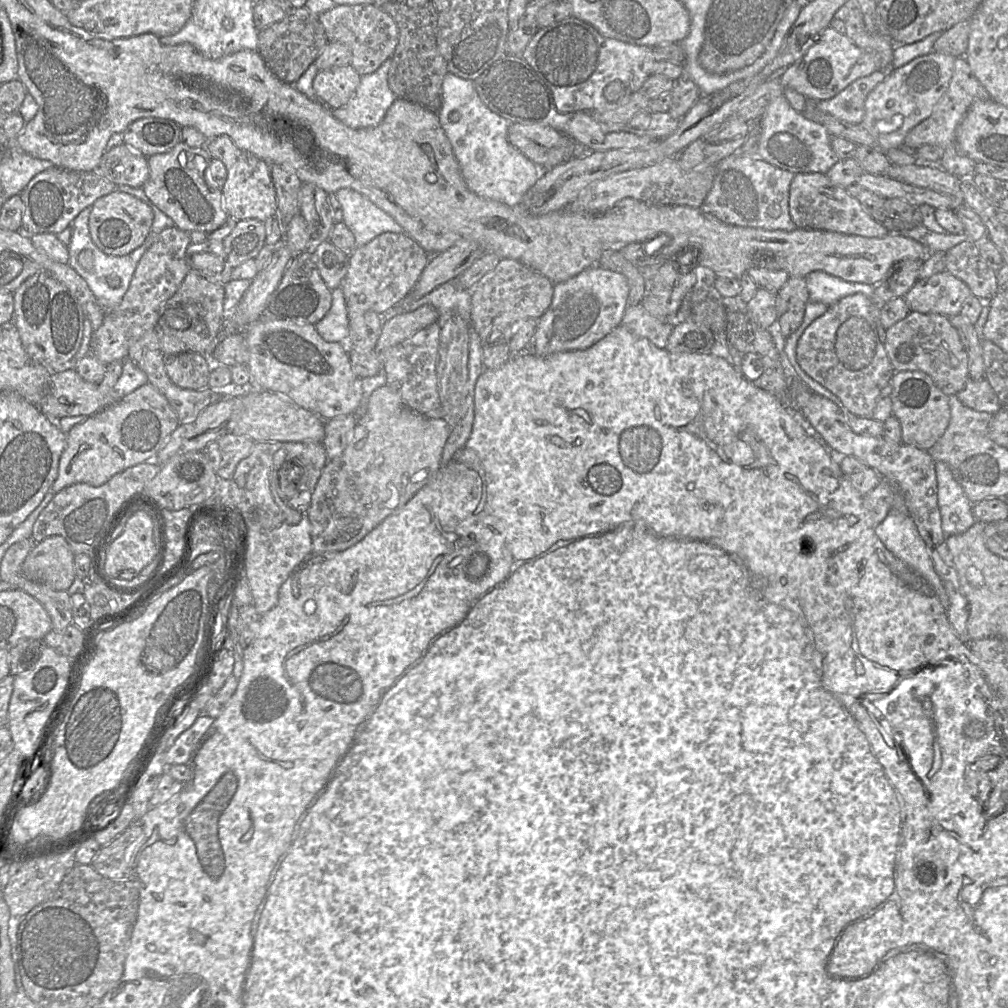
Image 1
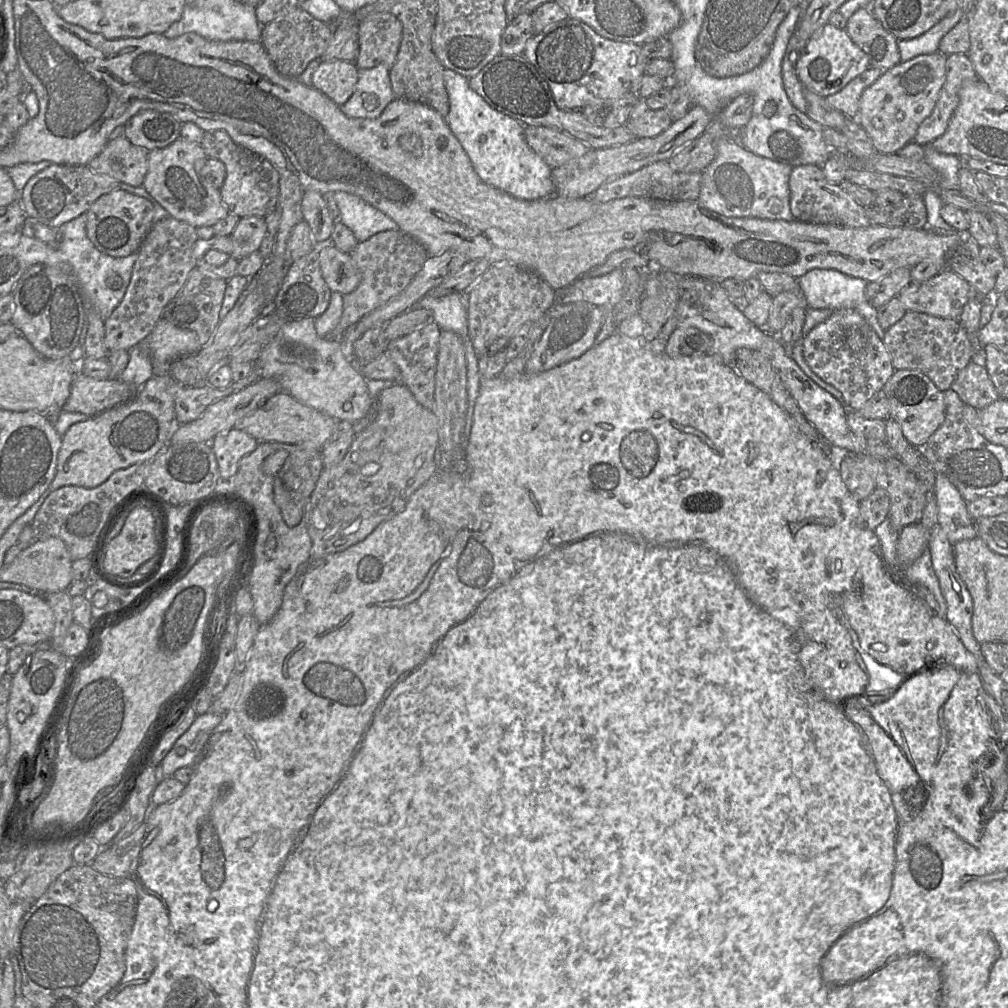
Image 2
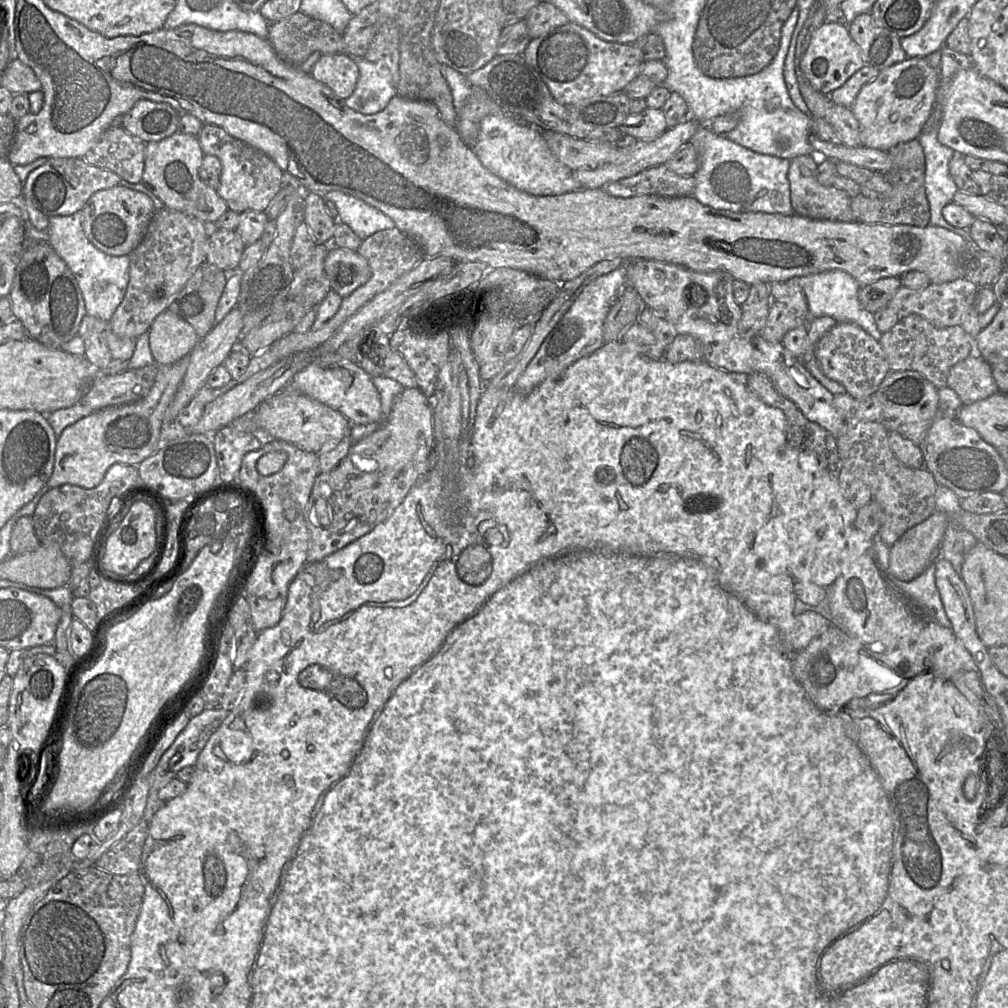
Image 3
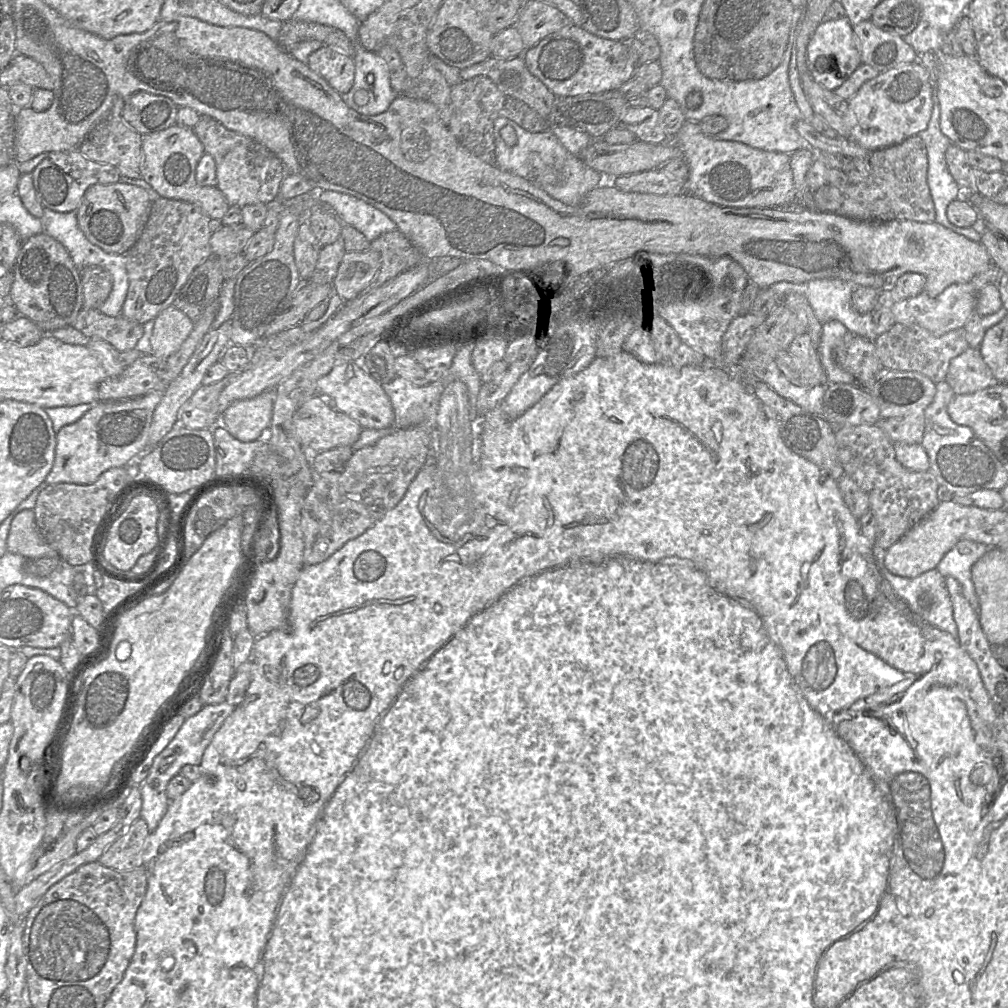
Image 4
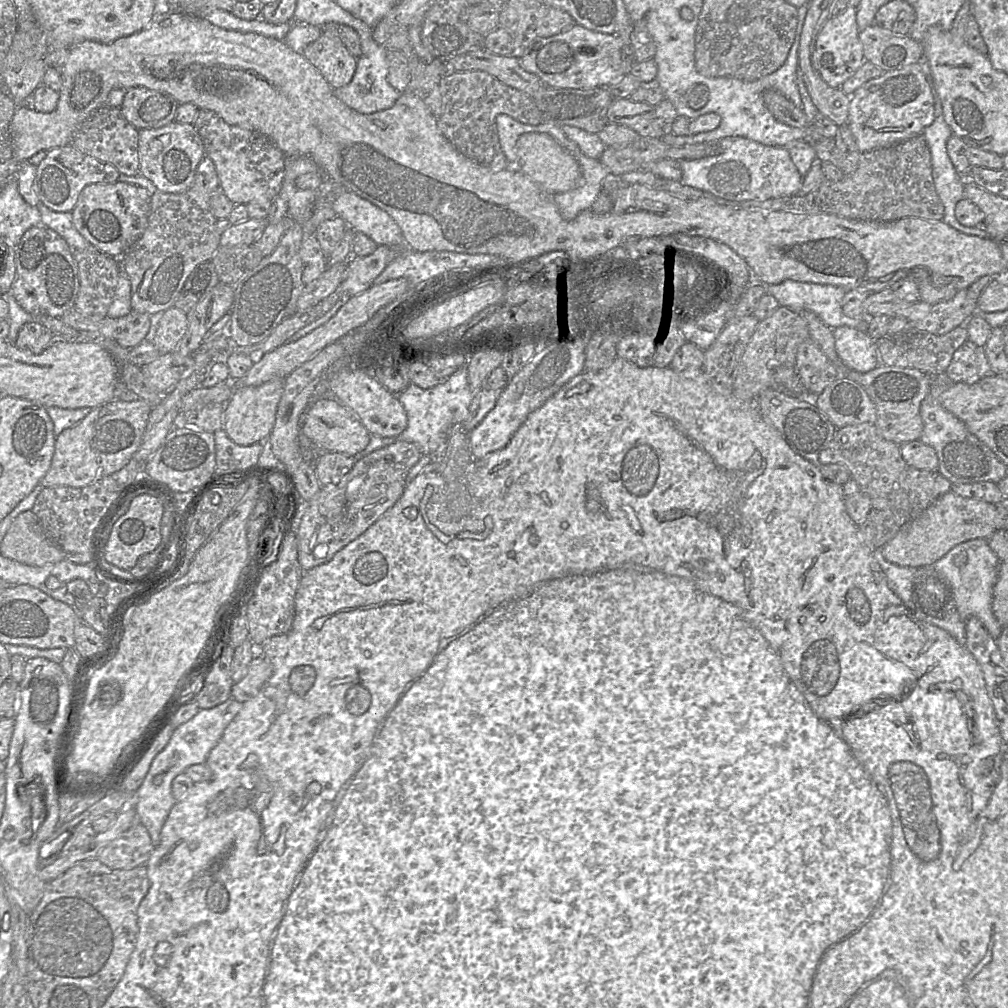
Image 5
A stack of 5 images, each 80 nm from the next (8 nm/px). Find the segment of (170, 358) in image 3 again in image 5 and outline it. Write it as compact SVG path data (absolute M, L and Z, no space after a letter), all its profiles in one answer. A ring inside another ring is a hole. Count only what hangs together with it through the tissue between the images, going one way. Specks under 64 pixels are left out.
M174 305L168 308L159 320L154 336L154 345L159 354L173 352L188 328L186 314Z

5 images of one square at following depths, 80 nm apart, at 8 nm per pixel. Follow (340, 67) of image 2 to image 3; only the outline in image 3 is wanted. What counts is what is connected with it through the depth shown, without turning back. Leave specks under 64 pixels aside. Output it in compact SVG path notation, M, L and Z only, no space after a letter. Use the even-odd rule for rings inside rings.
M344 52L321 54L310 74L345 100L353 93L359 78L357 59Z

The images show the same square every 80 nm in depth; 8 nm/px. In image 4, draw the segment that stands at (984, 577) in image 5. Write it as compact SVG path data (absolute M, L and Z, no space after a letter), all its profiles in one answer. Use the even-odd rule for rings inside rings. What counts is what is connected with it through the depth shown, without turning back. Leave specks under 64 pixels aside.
M961 540L944 555L936 568L944 578L953 577L959 582L962 594L976 611L979 608L979 599L972 581L971 570L988 549L985 544Z

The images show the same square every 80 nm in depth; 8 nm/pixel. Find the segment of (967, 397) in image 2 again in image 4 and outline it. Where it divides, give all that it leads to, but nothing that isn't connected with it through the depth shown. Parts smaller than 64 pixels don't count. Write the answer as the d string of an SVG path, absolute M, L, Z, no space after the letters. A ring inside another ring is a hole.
M972 347L950 361L944 381L955 395L972 394L999 383L983 361L979 349Z

